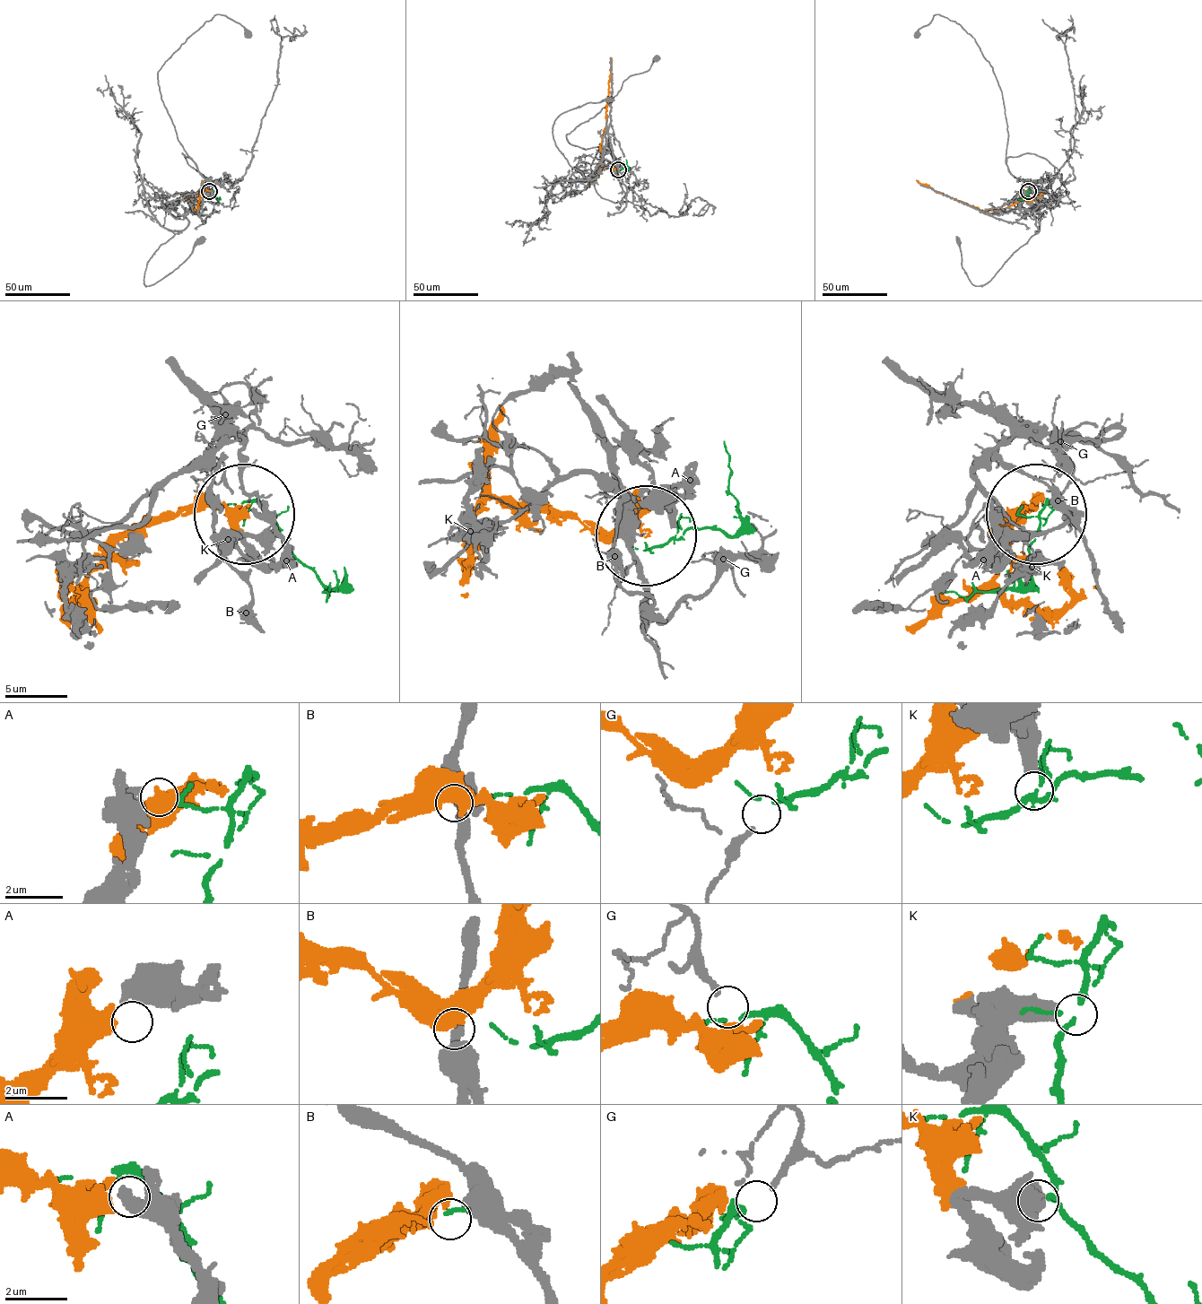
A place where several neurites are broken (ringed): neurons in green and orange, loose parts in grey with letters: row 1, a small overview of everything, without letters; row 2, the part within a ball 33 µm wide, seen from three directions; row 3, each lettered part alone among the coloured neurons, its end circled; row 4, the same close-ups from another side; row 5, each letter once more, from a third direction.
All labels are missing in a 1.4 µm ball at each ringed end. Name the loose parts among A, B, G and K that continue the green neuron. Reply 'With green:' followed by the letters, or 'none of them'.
With green: G

